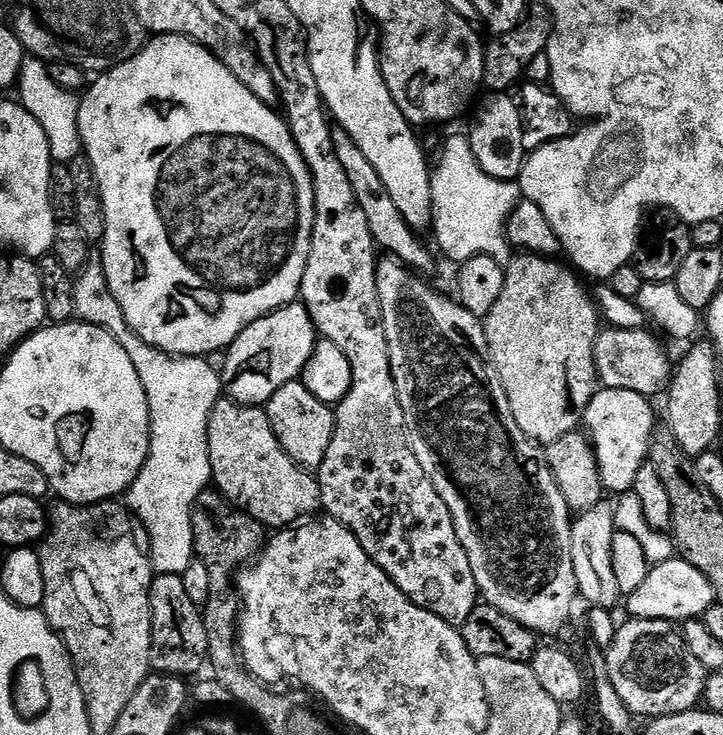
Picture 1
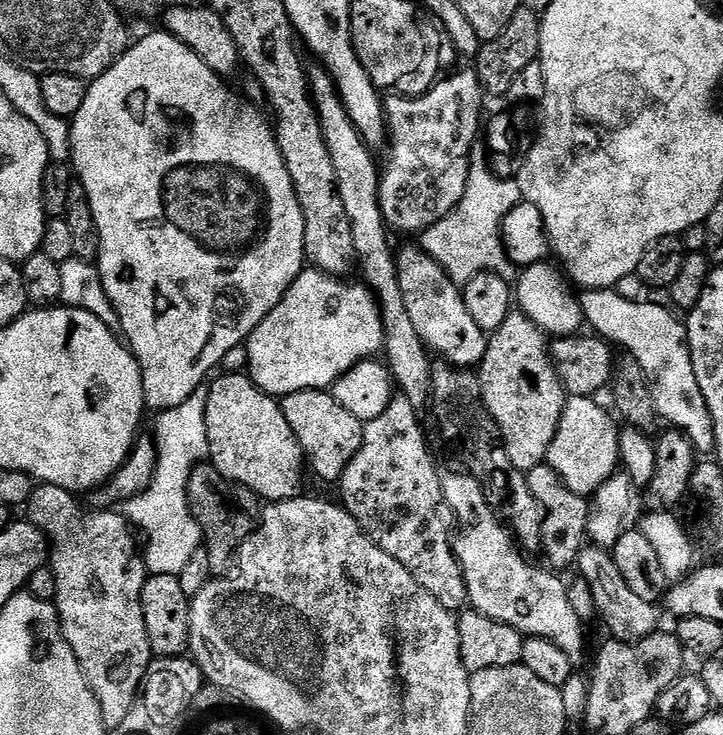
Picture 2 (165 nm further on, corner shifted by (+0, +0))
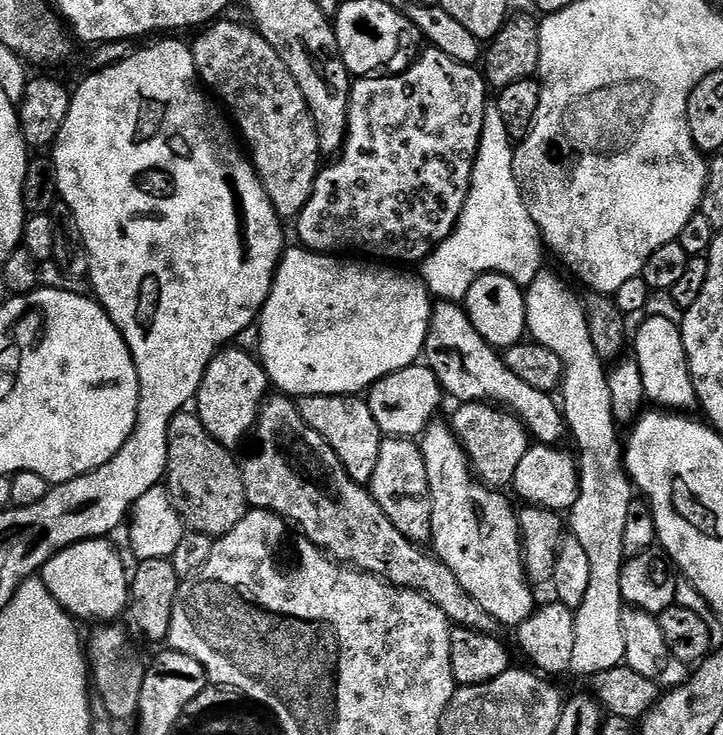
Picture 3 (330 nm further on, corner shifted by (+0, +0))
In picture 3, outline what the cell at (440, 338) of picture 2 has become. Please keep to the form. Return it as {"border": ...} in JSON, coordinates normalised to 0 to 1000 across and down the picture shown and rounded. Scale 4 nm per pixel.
{"border":[[[609,411],[599,418],[584,490],[603,510],[603,518],[607,520],[610,529],[618,537],[621,533],[631,547],[674,547],[707,561],[725,576],[734,597],[743,604],[769,607],[776,603],[775,597],[779,593],[781,597],[783,578],[776,551],[759,535],[739,531],[739,525],[728,525],[722,514],[710,509],[697,497],[693,480],[679,473],[667,460],[667,454],[656,449],[646,424],[635,412]]]}

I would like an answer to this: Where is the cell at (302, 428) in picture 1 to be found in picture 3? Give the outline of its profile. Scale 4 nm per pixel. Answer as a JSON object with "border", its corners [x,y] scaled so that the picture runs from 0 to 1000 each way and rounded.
{"border":[[[416,539],[408,546],[408,552],[415,569],[454,603],[483,650],[499,661],[512,657],[517,634],[523,634],[528,589],[508,548],[484,539]]]}

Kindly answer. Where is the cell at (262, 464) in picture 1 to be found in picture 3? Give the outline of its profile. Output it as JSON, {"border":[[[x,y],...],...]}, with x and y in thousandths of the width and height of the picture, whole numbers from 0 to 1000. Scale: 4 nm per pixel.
{"border":[[[315,471],[300,479],[279,514],[268,546],[268,561],[275,566],[279,580],[300,603],[317,612],[325,611],[325,604],[336,593],[339,597],[346,585],[354,581],[360,551],[373,533],[373,518],[364,495],[350,480],[347,484],[326,472]]]}

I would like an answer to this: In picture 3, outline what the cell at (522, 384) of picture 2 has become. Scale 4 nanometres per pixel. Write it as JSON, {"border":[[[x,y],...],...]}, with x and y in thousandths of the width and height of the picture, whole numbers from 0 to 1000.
{"border":[[[674,547],[636,550],[632,556],[632,561],[625,566],[625,571],[622,570],[622,581],[631,597],[640,604],[642,614],[650,627],[651,635],[656,638],[657,646],[674,663],[682,667],[697,667],[697,663],[701,665],[716,639],[716,629],[722,629],[722,623],[730,616],[733,608],[733,589],[730,584],[707,561],[693,558],[690,554]]]}

